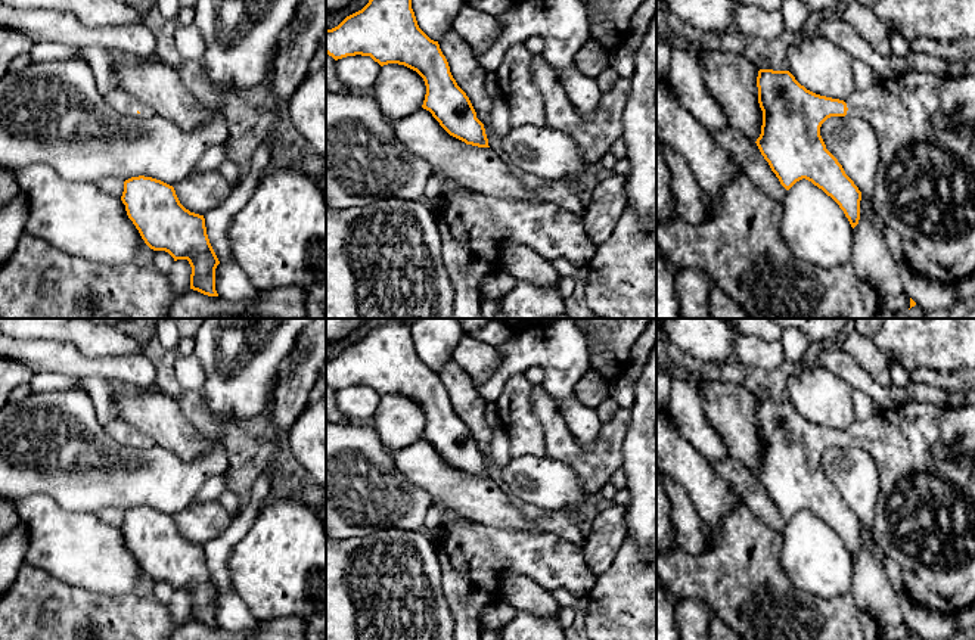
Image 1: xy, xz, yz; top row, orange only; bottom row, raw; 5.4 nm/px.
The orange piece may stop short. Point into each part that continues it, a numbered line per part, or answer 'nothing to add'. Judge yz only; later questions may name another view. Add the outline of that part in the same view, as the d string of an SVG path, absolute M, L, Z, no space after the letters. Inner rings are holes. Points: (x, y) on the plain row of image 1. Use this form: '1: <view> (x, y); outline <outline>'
1: yz (925, 516); outline M907 401L894 408L878 410L864 420L854 420L845 431L847 445L866 451L875 462L879 473L879 495L873 521L873 544L876 544L886 557L894 560L901 568L901 577L906 591L919 605L945 615L954 615L963 608L975 603L975 473L972 472L971 462L975 456L975 404L962 408L935 407L934 404ZM941 442L954 451L951 460L938 460L931 448L934 444Z

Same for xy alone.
1: xy (118, 429); outline M121 419L108 422L105 425L105 431L112 439L124 445L134 445L137 442L145 448L156 445L156 442L149 435L139 432L136 428L130 426Z

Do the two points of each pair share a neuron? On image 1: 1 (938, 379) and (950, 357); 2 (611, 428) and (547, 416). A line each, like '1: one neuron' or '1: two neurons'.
1: two neurons
2: one neuron

